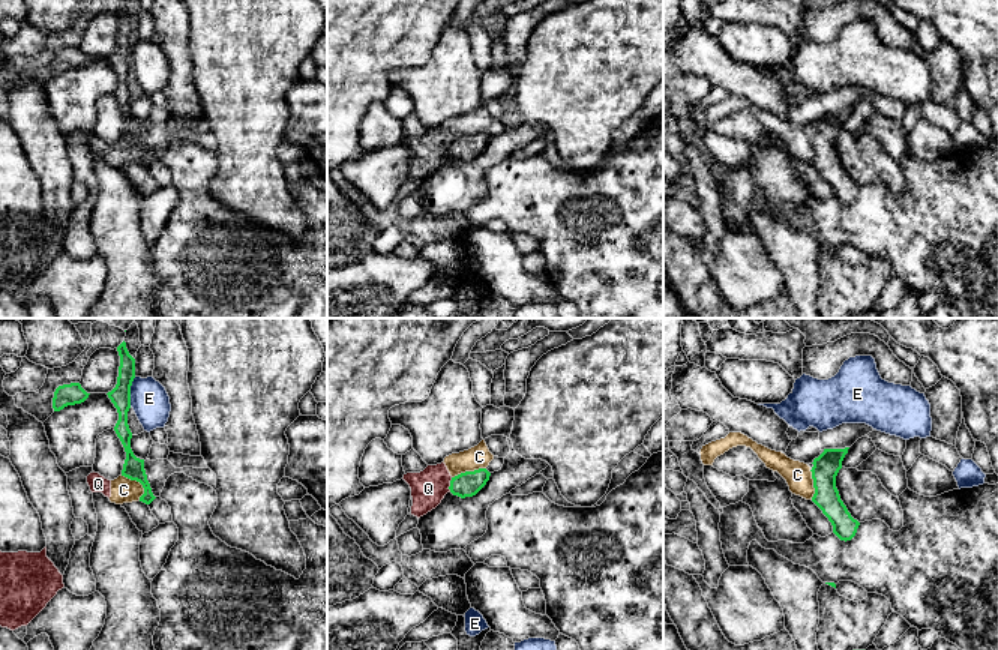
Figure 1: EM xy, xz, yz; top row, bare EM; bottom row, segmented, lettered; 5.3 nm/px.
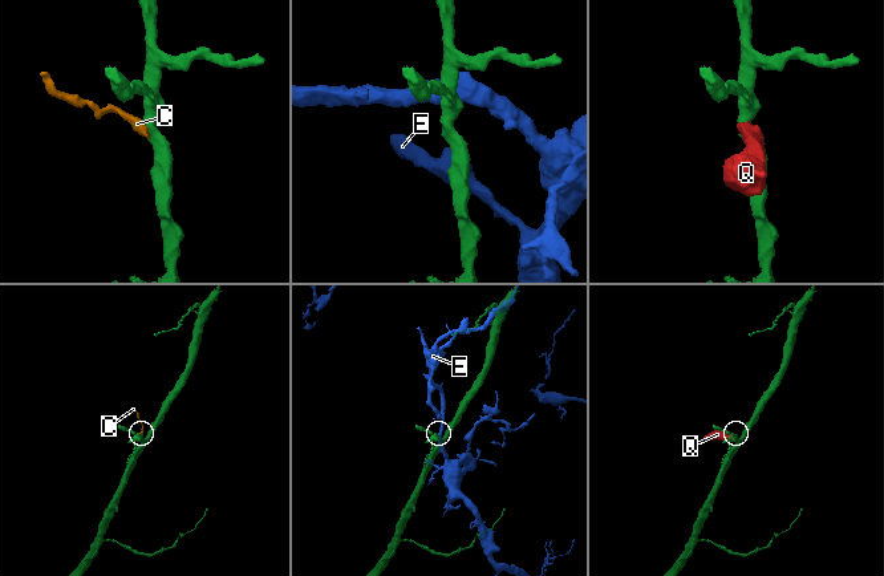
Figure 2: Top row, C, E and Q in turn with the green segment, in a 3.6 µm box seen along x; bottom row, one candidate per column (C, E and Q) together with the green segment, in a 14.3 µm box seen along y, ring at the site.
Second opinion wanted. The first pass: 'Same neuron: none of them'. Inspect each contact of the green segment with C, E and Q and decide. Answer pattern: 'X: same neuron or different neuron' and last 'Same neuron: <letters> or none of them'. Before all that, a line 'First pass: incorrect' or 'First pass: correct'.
First pass: correct
C: different neuron
E: different neuron
Q: different neuron
Same neuron: none of them

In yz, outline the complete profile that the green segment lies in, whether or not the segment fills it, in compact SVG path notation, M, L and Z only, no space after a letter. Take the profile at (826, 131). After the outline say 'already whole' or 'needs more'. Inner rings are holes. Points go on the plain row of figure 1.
M849 111L824 113L824 116L813 123L813 131L810 134L815 152L812 165L828 182L833 189L833 197L845 206L855 200L860 189L848 176L836 152L836 140L842 132L842 125L848 113Z; already whole

